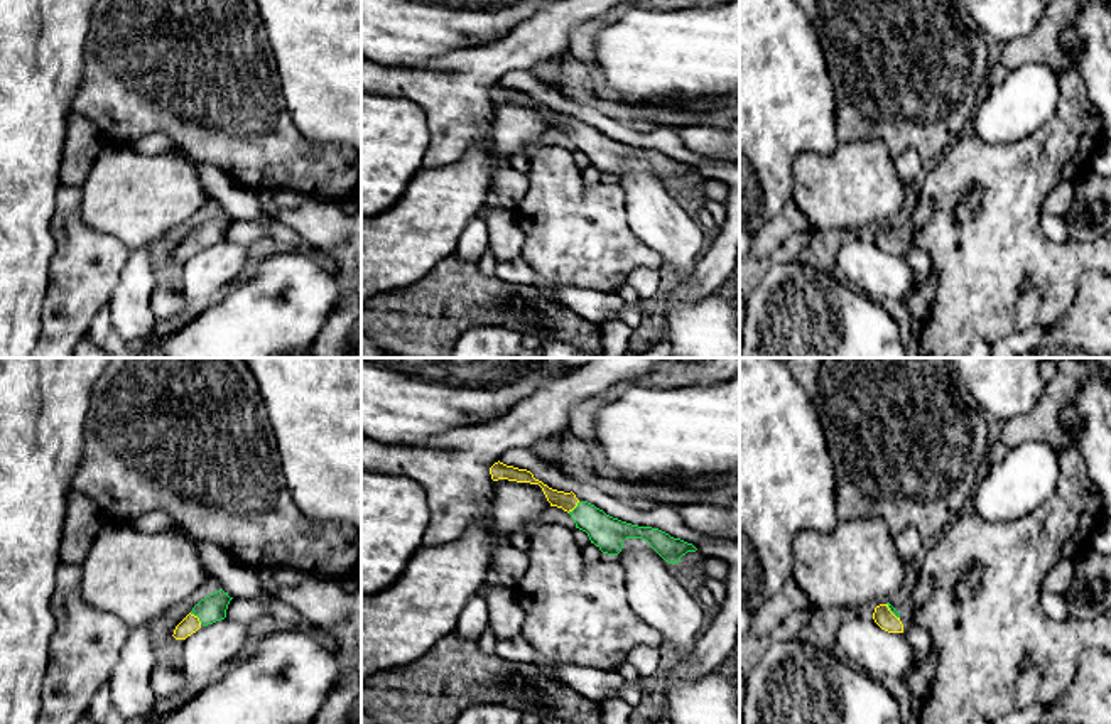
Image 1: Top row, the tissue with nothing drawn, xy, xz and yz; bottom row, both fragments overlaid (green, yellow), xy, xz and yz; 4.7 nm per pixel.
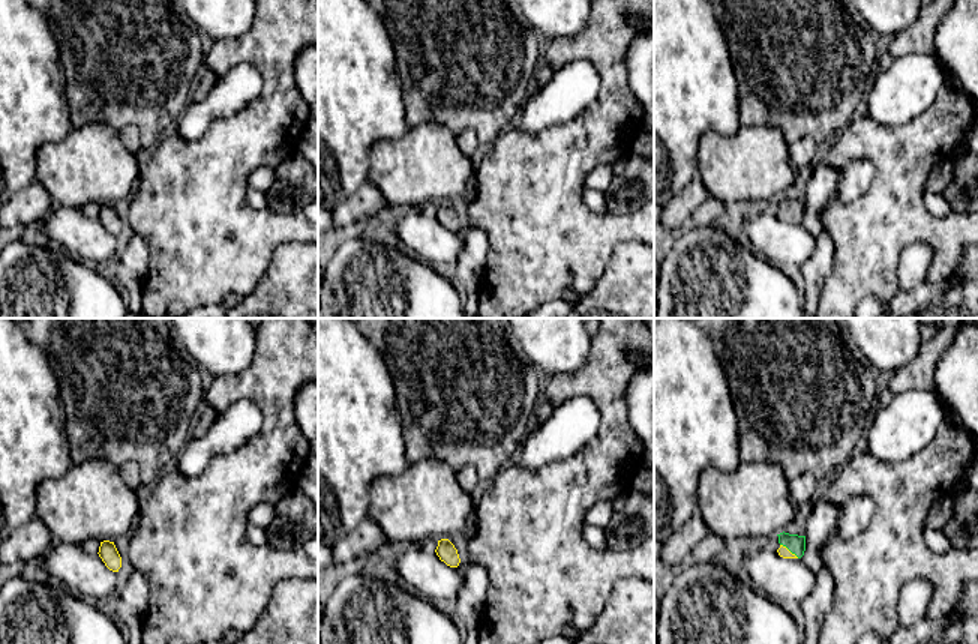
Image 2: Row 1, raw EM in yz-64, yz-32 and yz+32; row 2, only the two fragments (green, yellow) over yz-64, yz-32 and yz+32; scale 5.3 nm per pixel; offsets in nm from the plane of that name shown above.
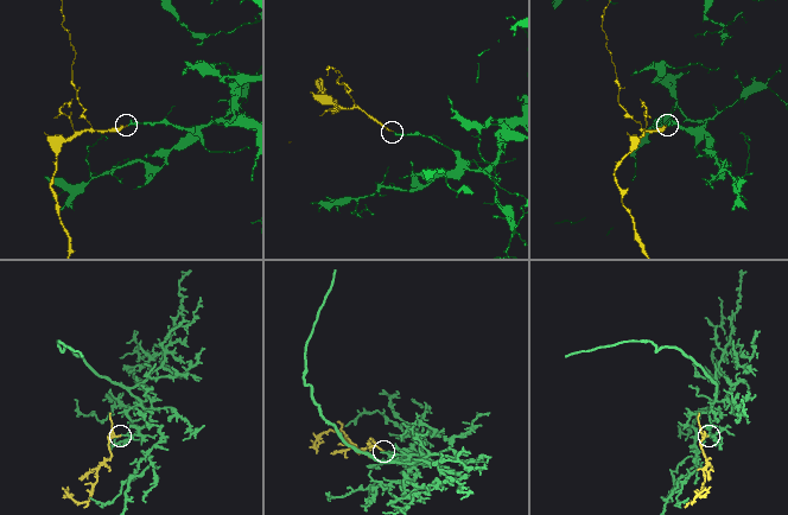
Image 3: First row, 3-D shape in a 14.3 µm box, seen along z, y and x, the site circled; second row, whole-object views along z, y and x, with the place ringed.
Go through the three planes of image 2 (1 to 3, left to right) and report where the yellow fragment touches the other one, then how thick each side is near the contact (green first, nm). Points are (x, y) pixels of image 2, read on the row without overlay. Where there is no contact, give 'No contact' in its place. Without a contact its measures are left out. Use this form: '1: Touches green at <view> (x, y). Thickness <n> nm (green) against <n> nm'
1: No contact
2: No contact
3: Touches green at yz+32 (789, 213). Thickness 100 nm (green) against 60 nm

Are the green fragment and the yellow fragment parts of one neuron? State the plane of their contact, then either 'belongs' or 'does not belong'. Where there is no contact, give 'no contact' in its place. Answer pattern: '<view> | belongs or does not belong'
xy | belongs

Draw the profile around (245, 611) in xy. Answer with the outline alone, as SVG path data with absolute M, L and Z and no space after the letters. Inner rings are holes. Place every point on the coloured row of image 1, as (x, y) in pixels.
M231 599L225 619L252 624L263 614L270 614L275 619L277 628L307 628L306 619L292 606L282 601L257 602L248 599Z

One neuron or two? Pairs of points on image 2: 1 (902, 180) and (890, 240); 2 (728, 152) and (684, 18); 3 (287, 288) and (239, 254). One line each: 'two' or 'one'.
1: one
2: two
3: two

